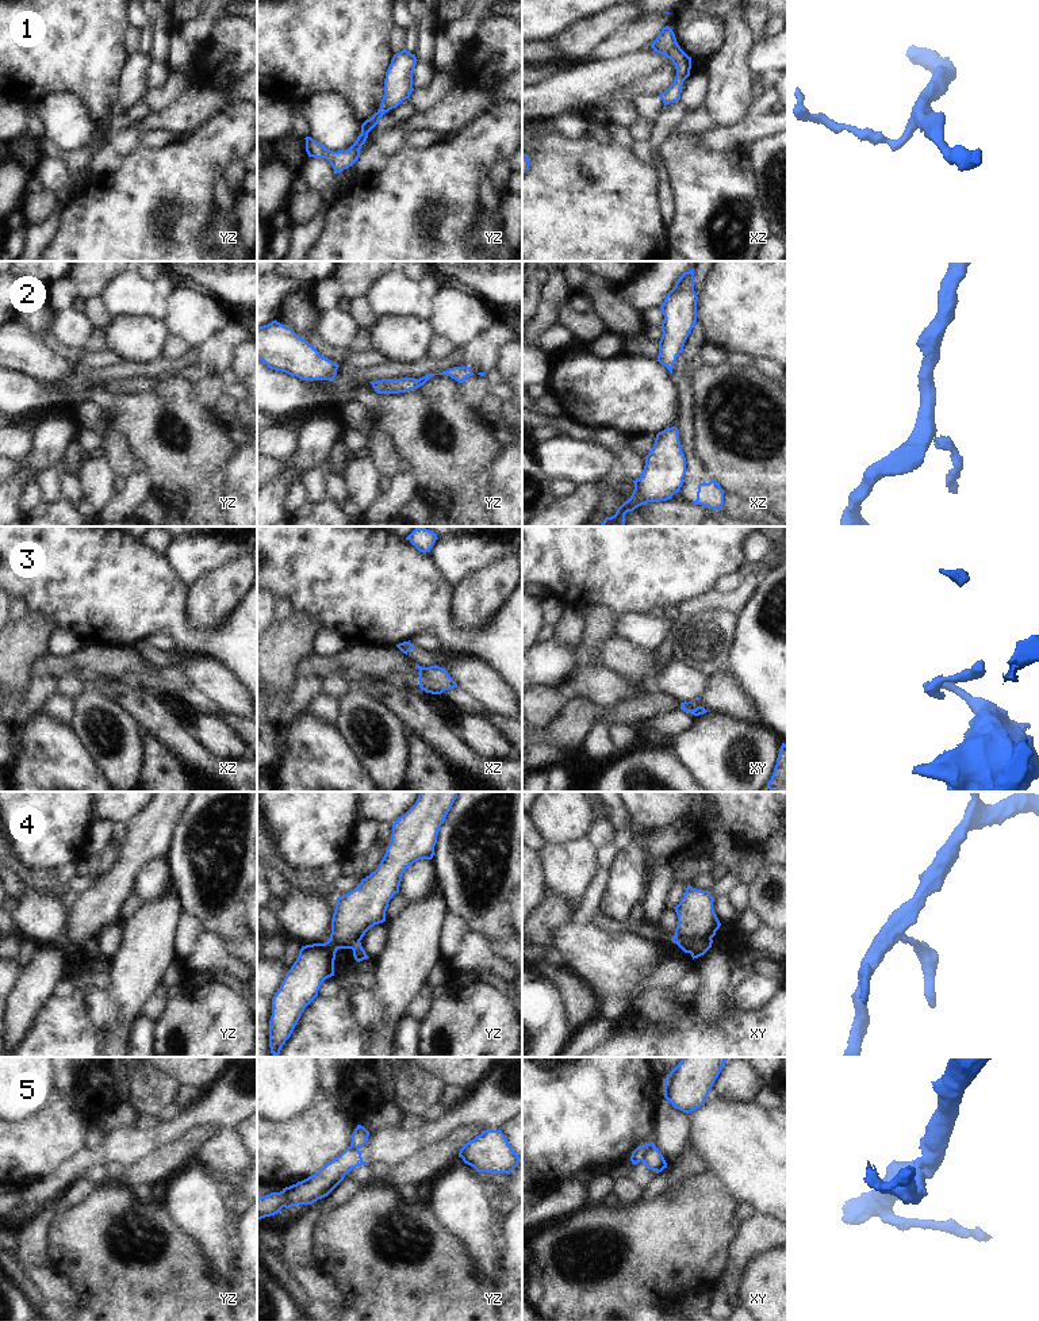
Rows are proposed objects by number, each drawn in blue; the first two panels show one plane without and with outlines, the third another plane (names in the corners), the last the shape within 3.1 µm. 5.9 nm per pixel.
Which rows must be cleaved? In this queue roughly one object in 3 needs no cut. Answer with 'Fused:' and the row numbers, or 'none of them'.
Fused: 2, 3, 4, 5

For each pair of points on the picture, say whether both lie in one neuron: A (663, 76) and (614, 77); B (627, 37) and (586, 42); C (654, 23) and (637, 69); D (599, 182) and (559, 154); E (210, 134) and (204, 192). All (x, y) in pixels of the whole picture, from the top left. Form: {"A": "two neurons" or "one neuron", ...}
{"A": "two neurons", "B": "two neurons", "C": "two neurons", "D": "one neuron", "E": "one neuron"}

